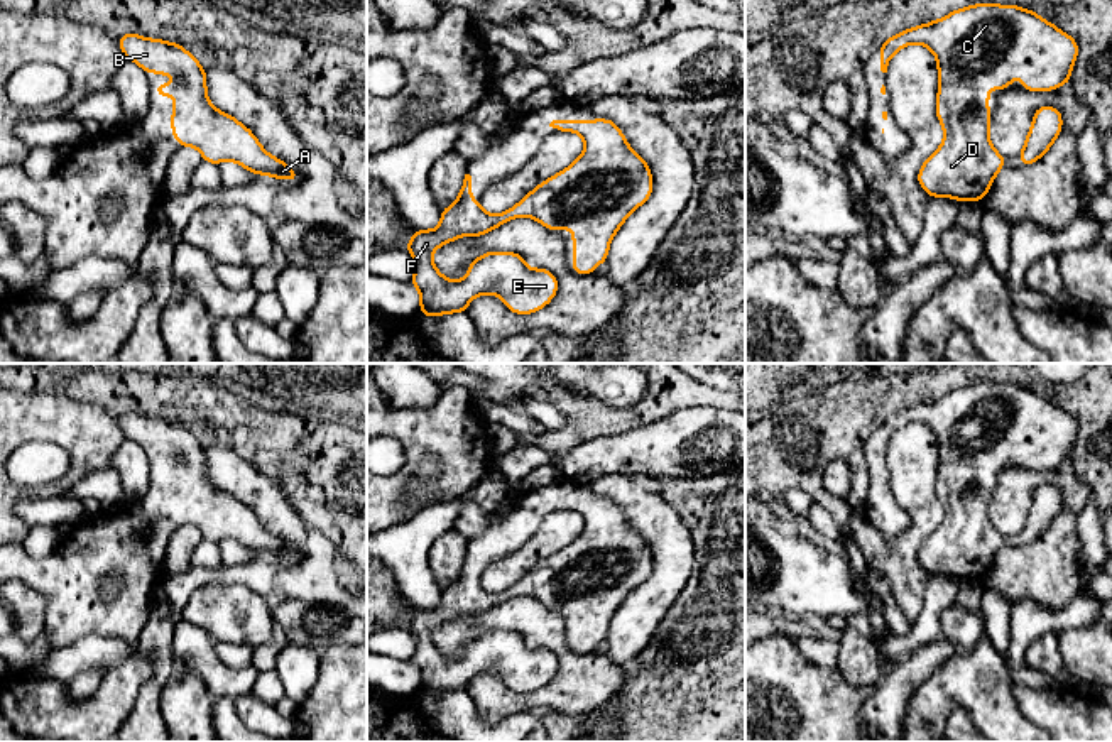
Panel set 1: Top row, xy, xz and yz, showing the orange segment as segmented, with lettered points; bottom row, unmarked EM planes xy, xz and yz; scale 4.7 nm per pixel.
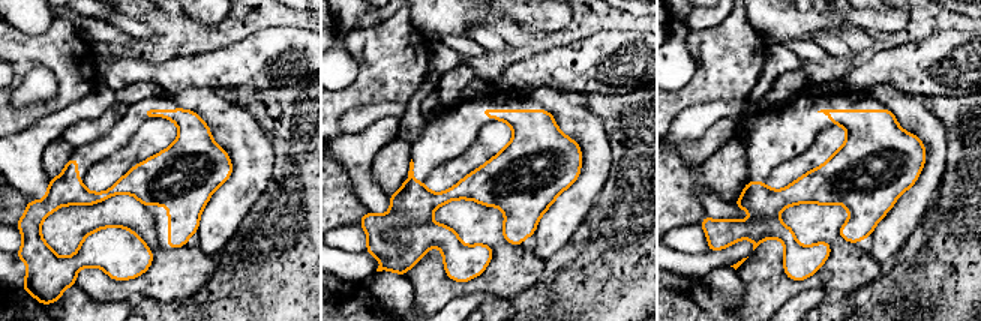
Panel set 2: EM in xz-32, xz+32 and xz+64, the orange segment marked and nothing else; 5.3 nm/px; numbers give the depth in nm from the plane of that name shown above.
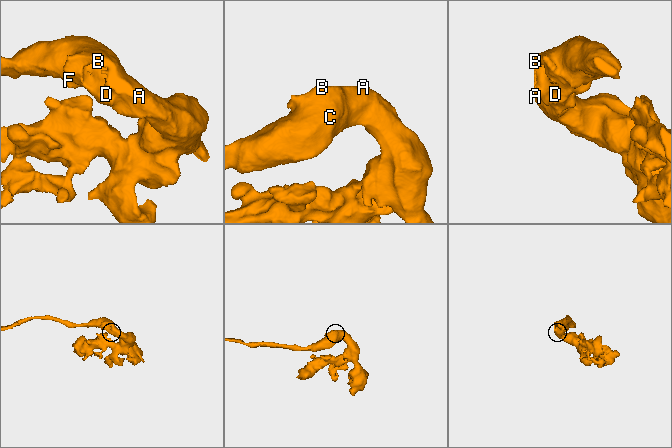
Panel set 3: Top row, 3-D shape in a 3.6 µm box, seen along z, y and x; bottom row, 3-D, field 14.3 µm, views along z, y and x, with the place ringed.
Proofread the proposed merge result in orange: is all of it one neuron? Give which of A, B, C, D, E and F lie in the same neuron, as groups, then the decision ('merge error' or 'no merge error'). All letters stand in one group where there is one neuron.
A B C D E F; no merge error

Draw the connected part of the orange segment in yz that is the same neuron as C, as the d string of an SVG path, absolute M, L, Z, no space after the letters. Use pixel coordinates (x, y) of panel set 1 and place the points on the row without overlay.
M977 382L918 404L880 423L880 450L909 423L924 423L938 441L936 494L945 517L928 536L918 561L929 576L984 580L1007 539L989 519L989 468L1009 466L1016 455L1026 470L1070 461L1077 419L1016 384Z

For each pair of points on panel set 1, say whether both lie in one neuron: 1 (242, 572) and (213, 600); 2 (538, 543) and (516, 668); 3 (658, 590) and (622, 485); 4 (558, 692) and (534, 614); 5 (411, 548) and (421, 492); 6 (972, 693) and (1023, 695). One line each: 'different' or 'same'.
1: different
2: different
3: same
4: same
5: different
6: different

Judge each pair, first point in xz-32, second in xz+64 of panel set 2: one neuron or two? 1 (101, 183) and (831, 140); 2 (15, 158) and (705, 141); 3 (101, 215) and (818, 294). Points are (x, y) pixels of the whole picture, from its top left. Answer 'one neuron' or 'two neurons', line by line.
1: one neuron
2: one neuron
3: two neurons

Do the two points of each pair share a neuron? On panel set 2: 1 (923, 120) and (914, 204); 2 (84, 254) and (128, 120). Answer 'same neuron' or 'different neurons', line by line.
1: same neuron
2: same neuron

